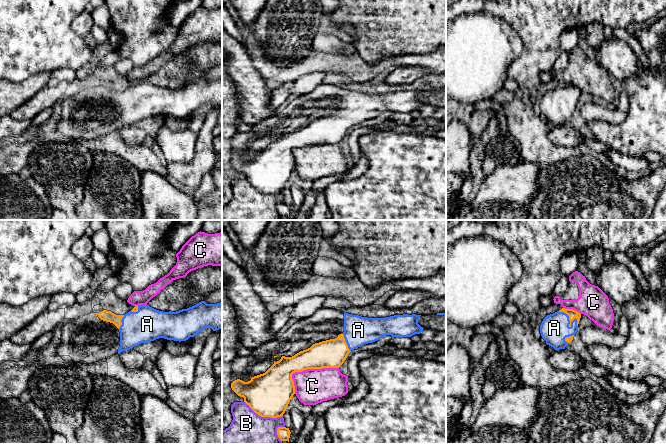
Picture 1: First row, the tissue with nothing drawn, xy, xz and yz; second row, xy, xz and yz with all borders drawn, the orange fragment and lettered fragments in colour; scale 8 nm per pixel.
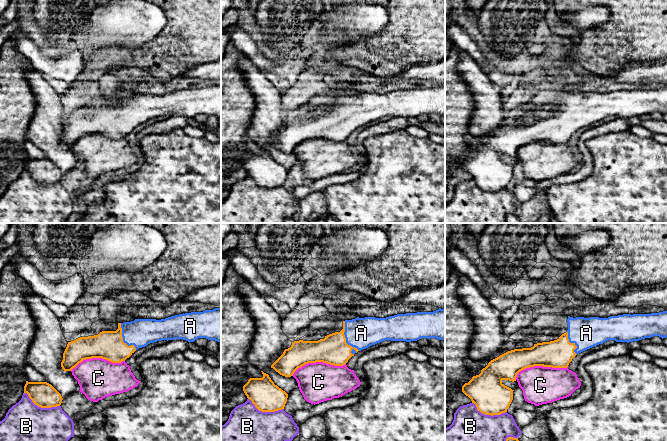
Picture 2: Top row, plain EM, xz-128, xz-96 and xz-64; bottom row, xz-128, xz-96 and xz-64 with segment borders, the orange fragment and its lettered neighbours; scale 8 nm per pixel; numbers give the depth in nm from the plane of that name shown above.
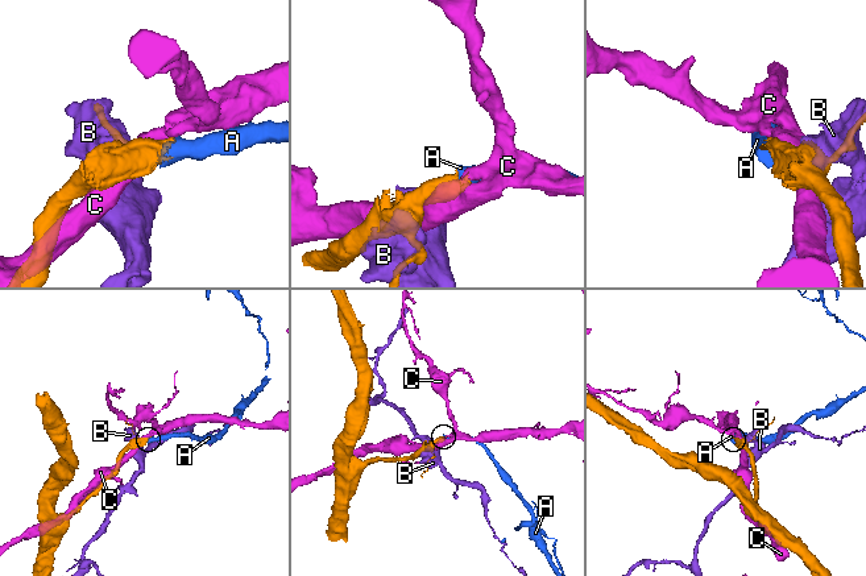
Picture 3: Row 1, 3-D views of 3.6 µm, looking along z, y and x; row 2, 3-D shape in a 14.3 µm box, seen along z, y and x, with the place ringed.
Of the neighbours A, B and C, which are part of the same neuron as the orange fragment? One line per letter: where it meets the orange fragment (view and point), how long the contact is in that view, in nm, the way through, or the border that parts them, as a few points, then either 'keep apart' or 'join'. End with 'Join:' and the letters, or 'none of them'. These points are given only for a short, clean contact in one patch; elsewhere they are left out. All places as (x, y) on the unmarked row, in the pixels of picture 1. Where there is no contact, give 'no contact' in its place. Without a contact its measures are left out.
A: meets orange in yz at (570, 96); contact 200 nm long; runs through yz (572, 90), (570, 96), (559, 104), (554, 104); join
B: meets orange in xz at (263, 192); contact 340 nm long; keep apart
C: meets orange in xz at (305, 145); contact 420 nm long; keep apart
Join: A

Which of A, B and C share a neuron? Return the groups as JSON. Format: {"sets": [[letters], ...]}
{"sets": [["A"], ["B"], ["C"]]}

